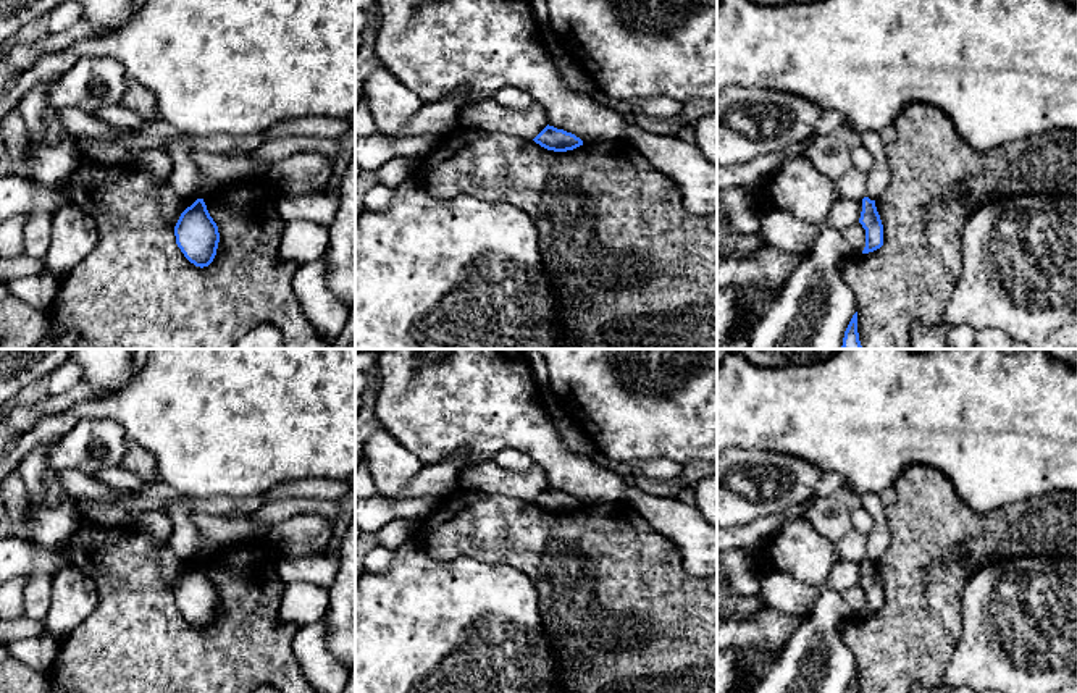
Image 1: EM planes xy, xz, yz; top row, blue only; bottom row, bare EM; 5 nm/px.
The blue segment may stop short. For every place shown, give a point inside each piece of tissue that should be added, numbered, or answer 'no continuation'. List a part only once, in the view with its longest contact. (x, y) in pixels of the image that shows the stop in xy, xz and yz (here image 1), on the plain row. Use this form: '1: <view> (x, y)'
no continuation

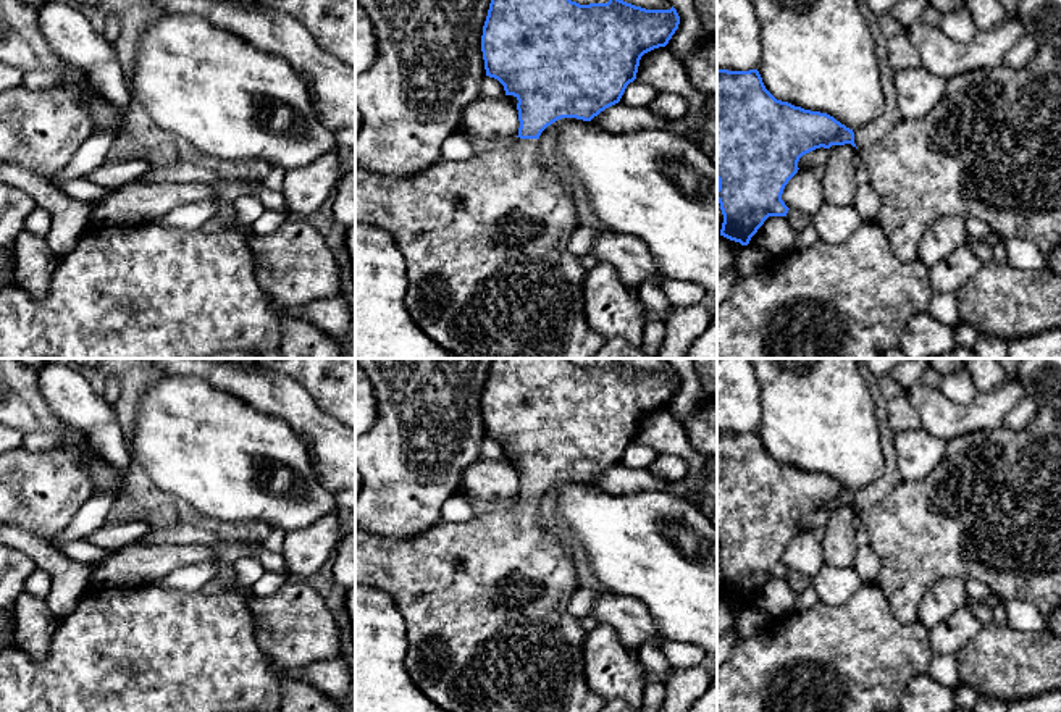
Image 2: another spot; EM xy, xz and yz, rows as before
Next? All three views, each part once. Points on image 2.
1: xz (485, 603)

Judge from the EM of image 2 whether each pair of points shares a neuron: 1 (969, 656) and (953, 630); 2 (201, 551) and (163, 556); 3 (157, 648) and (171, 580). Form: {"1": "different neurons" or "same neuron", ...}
{"1": "different neurons", "2": "same neuron", "3": "different neurons"}

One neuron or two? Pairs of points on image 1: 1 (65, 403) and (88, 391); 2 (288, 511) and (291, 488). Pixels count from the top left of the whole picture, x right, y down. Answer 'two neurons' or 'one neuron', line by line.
1: one neuron
2: two neurons

